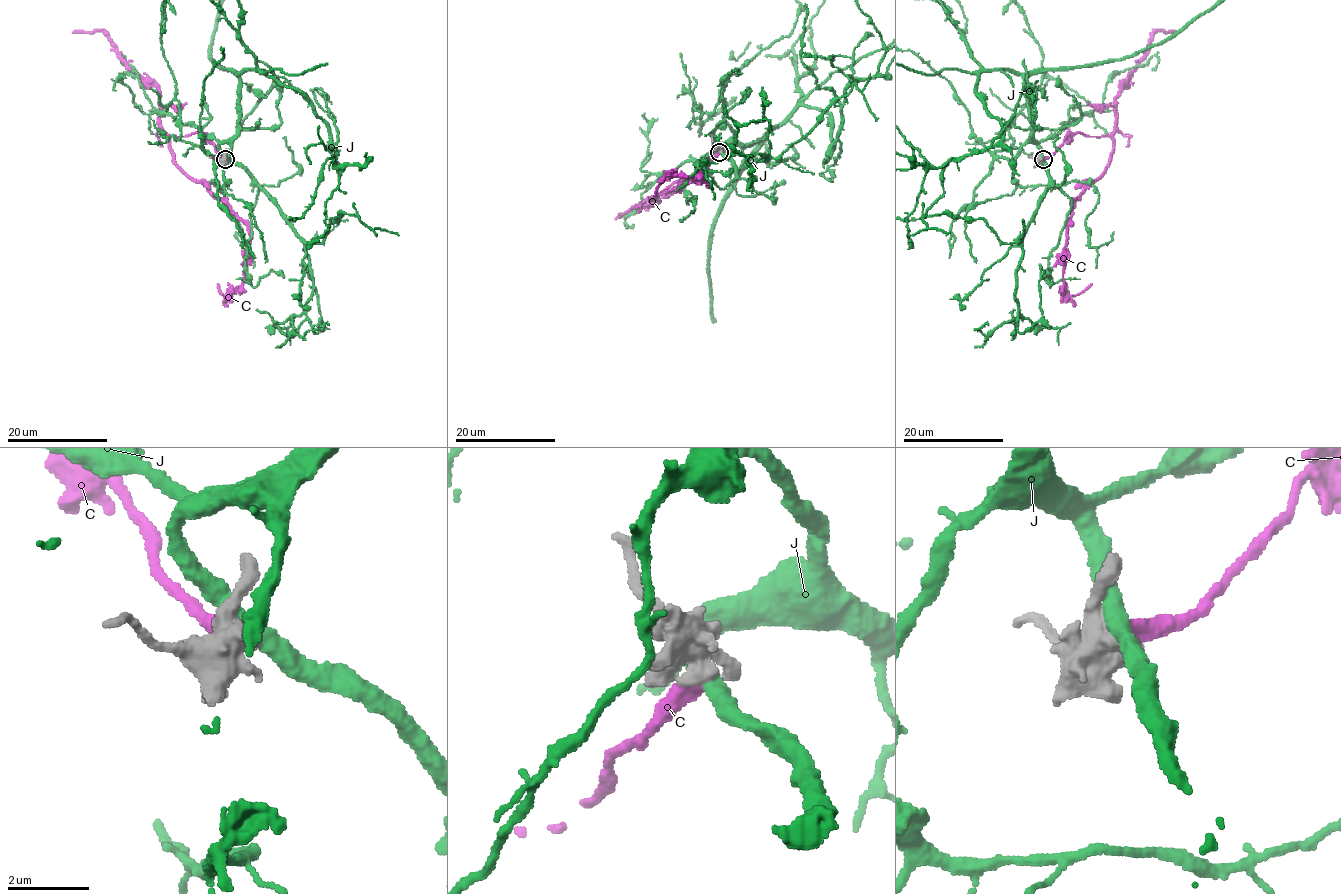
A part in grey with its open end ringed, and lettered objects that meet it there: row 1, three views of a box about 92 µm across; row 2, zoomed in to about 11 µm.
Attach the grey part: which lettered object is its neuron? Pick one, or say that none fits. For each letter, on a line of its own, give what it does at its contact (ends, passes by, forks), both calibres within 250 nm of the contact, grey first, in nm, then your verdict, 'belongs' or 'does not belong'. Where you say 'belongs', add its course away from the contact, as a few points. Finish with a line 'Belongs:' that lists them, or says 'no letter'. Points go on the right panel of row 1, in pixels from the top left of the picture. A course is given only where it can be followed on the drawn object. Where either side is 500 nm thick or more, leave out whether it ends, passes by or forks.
C: 550 nm thick on the grey side, 460 nm on the other; belongs; it runs (1043, 159), (1076, 132), (1112, 140), (1111, 160), (1076, 197), (1067, 226), (1066, 291), (1078, 295), (1092, 284)
J: 550 nm thick on the grey side, 420 nm on the other; does not belong
Belongs: C

